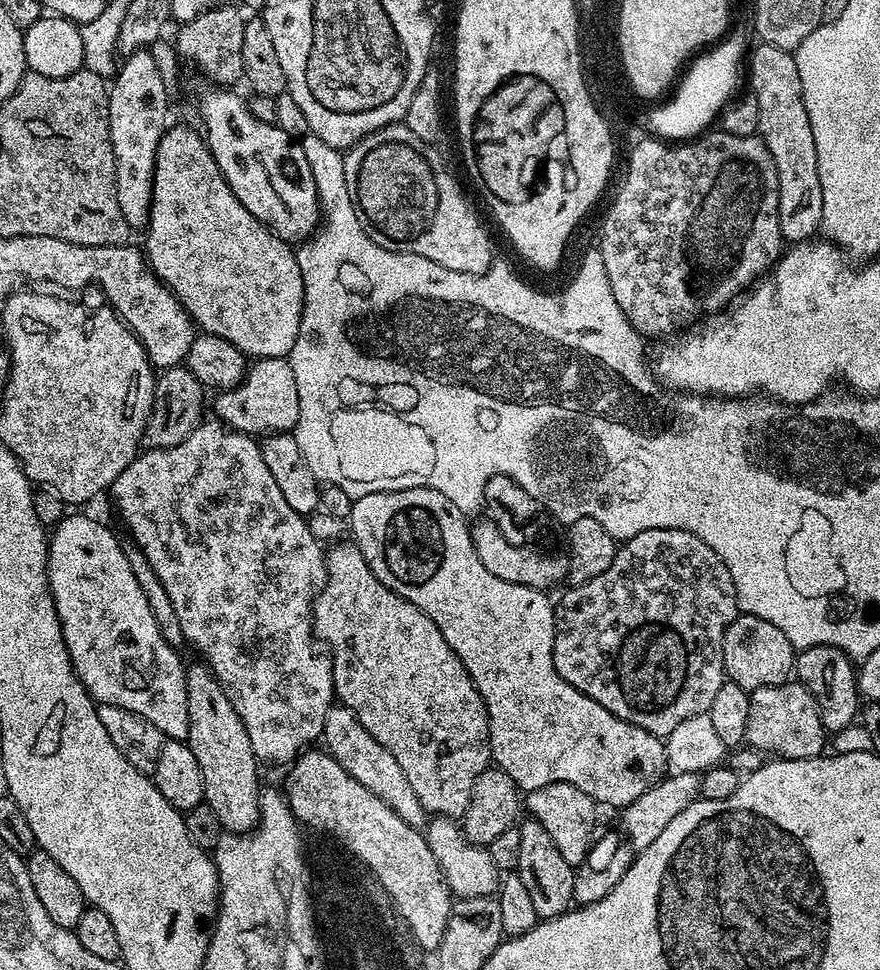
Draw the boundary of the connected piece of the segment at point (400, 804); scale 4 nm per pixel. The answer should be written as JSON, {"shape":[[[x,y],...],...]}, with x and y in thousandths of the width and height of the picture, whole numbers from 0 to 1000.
{"shape":[[[390,728],[374,730],[368,745],[366,767],[385,786],[389,794],[398,798],[398,802],[416,810],[420,819],[434,823],[434,827],[439,827],[439,831],[443,831],[443,835],[448,835],[448,839],[452,839],[457,847],[475,855],[481,855],[485,851],[489,838],[480,831],[475,819],[470,819],[470,810],[466,810],[461,798],[457,798],[457,790],[452,790],[448,777],[443,777],[443,773],[439,773],[439,769],[434,769],[434,765],[430,765],[430,761],[425,761],[425,757],[420,757],[420,753],[416,753],[416,748],[407,744],[407,740],[402,740],[398,731]]]}

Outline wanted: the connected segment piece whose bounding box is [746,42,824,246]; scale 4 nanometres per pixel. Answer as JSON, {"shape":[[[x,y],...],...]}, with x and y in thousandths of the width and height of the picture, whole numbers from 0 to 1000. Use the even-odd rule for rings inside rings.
{"shape":[[[860,44],[860,49],[856,48],[852,54],[852,61],[849,63],[848,70],[852,75],[855,73],[855,87],[852,93],[861,101],[861,122],[864,123],[864,135],[861,137],[868,149],[875,155],[875,163],[880,163],[880,171],[884,175],[884,229],[886,230],[886,240],[891,242],[892,248],[897,253],[908,254],[915,249],[922,248],[926,239],[933,238],[936,226],[934,225],[934,188],[930,184],[930,155],[925,151],[925,134],[920,130],[920,118],[916,118],[916,105],[911,97],[911,80],[907,76],[907,68],[905,67],[905,59],[900,54],[889,52],[884,47],[875,47],[874,45]]]}

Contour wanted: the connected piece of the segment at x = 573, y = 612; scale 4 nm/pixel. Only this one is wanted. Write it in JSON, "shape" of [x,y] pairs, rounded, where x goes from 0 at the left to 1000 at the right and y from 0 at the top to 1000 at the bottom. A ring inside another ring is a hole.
{"shape":[[[774,544],[730,546],[730,551],[720,551],[720,555],[708,558],[701,564],[698,579],[693,579],[693,584],[684,588],[684,592],[668,594],[665,599],[665,602],[648,607],[638,616],[636,623],[631,624],[632,648],[627,677],[639,700],[648,707],[652,707],[652,711],[680,724],[680,728],[693,732],[693,736],[751,761],[758,761],[766,753],[766,748],[770,748],[770,744],[780,744],[780,740],[801,737],[807,724],[811,724],[811,715],[816,715],[816,711],[825,703],[820,662],[825,649],[836,640],[839,634],[836,605],[830,596],[830,588],[823,582],[820,575],[816,575],[816,571],[811,571],[811,567],[807,567],[807,563],[798,559],[798,555]]]}

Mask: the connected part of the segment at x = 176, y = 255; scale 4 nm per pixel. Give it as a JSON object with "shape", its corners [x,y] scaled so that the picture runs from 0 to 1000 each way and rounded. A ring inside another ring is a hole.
{"shape":[[[197,127],[188,135],[177,160],[177,174],[173,185],[173,215],[168,222],[168,230],[166,232],[168,244],[165,245],[164,252],[161,251],[168,273],[173,275],[181,289],[200,304],[207,316],[214,319],[214,325],[218,327],[224,339],[231,340],[238,346],[249,346],[251,351],[256,351],[259,355],[265,355],[270,361],[275,361],[278,367],[283,369],[299,369],[301,367],[326,368],[339,348],[339,340],[343,332],[343,320],[345,319],[343,278],[339,274],[339,266],[333,253],[328,248],[322,247],[318,243],[313,243],[298,228],[289,225],[289,221],[284,221],[284,216],[280,216],[280,212],[275,212],[275,208],[270,208],[270,204],[261,196],[257,184],[250,178],[250,174],[247,173],[233,141],[226,135],[223,137],[220,133],[213,132],[209,128],[199,128]]]}

